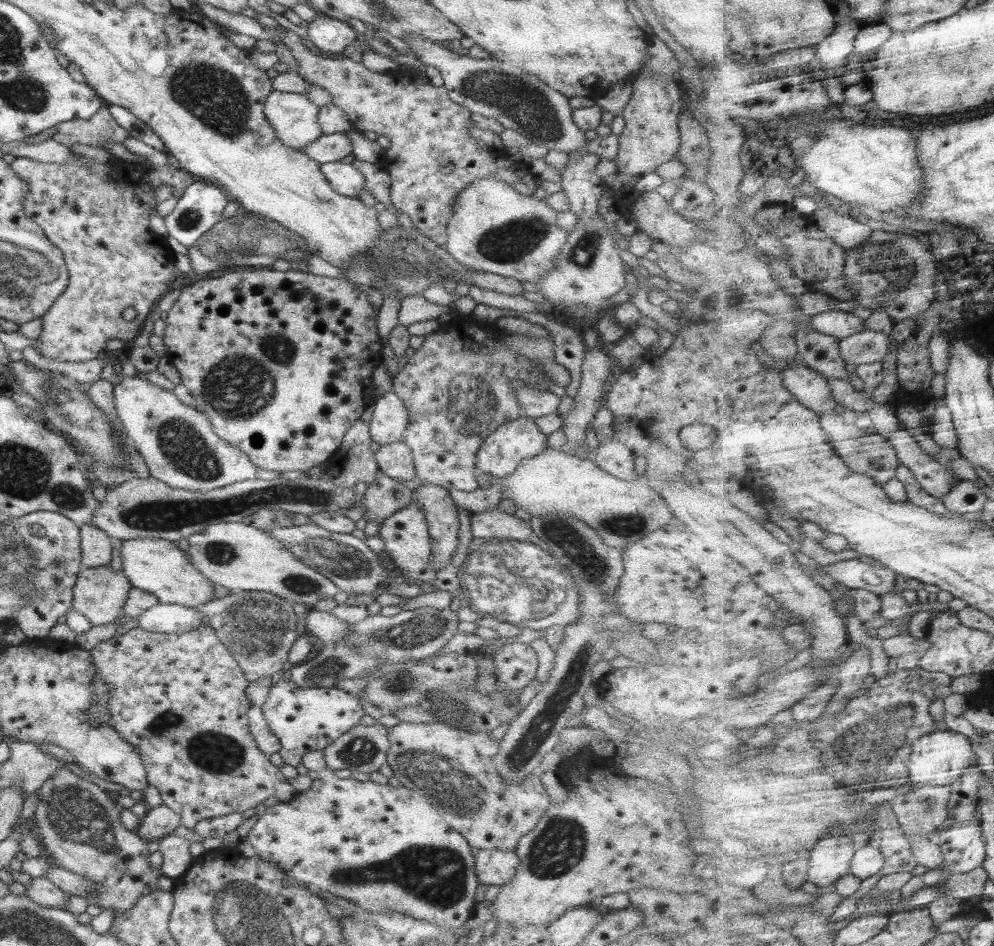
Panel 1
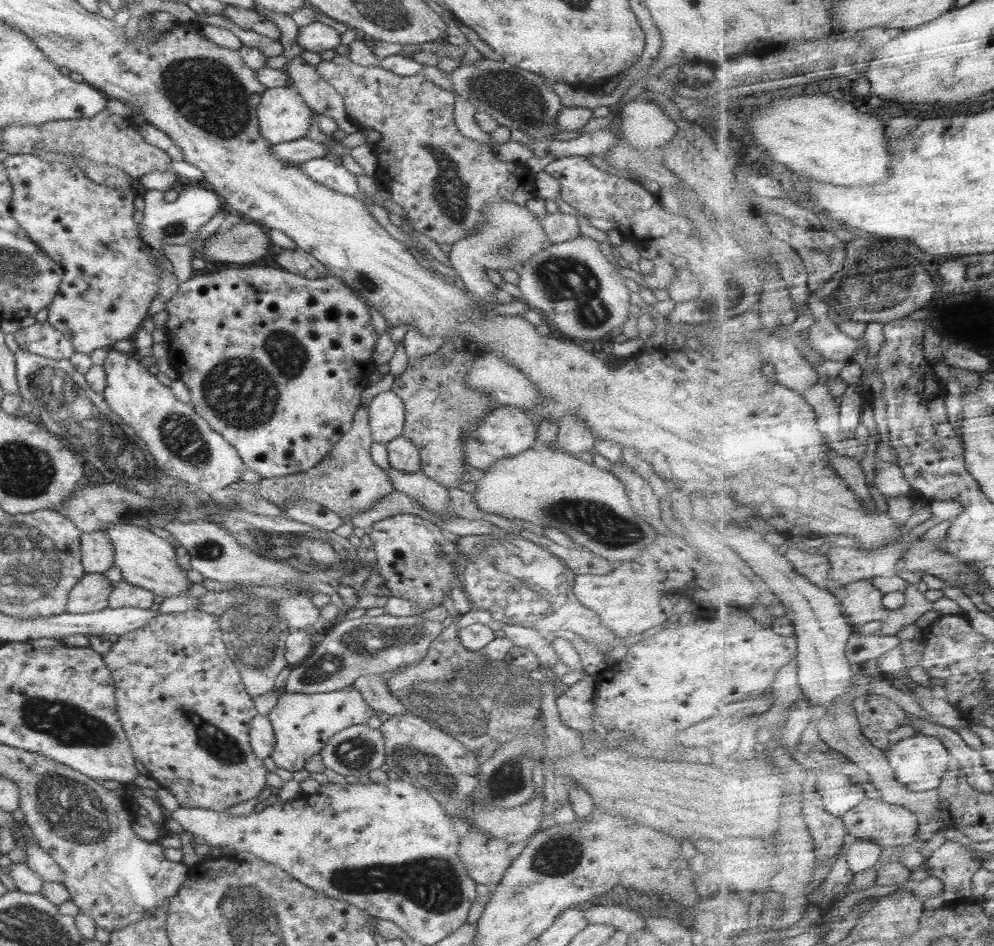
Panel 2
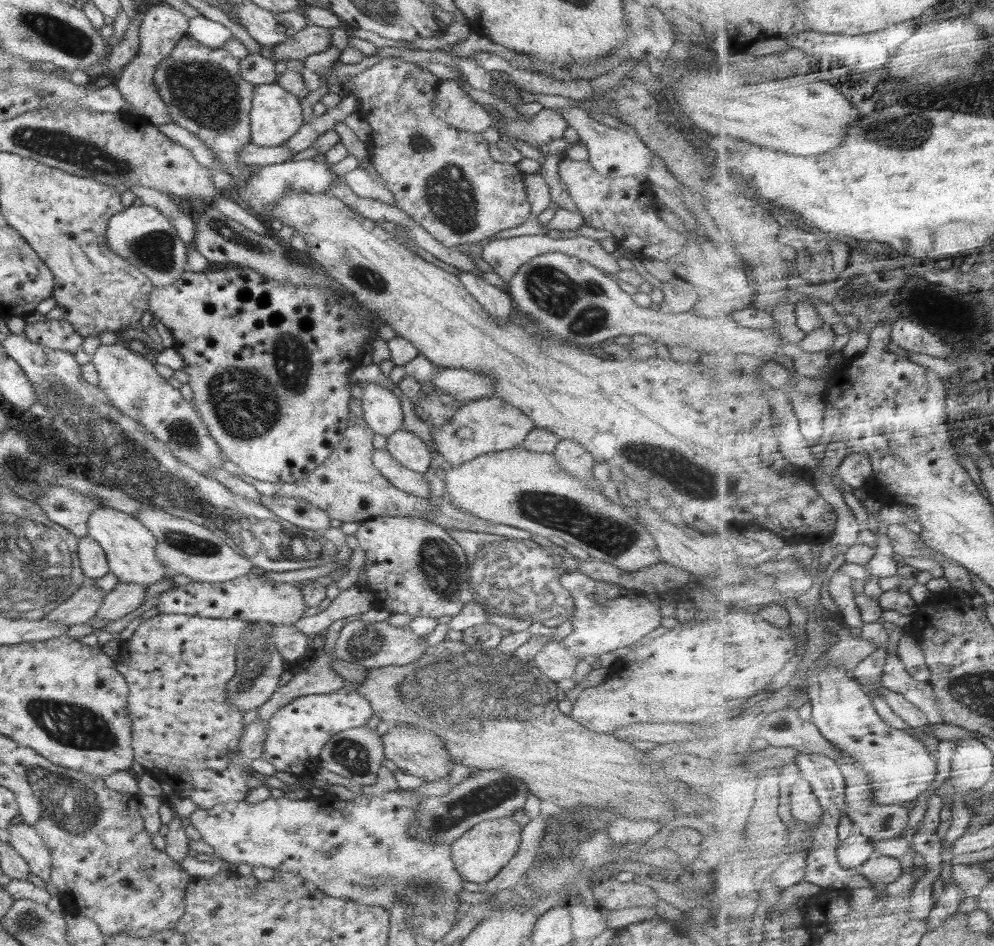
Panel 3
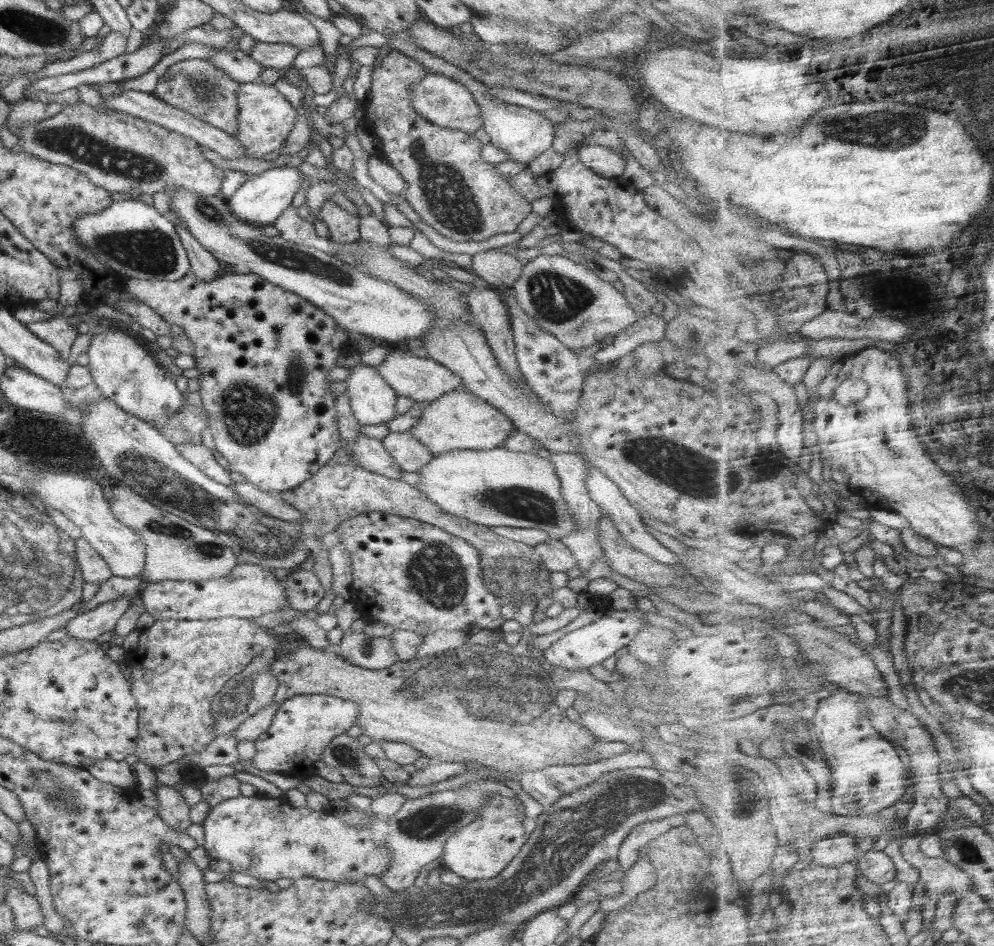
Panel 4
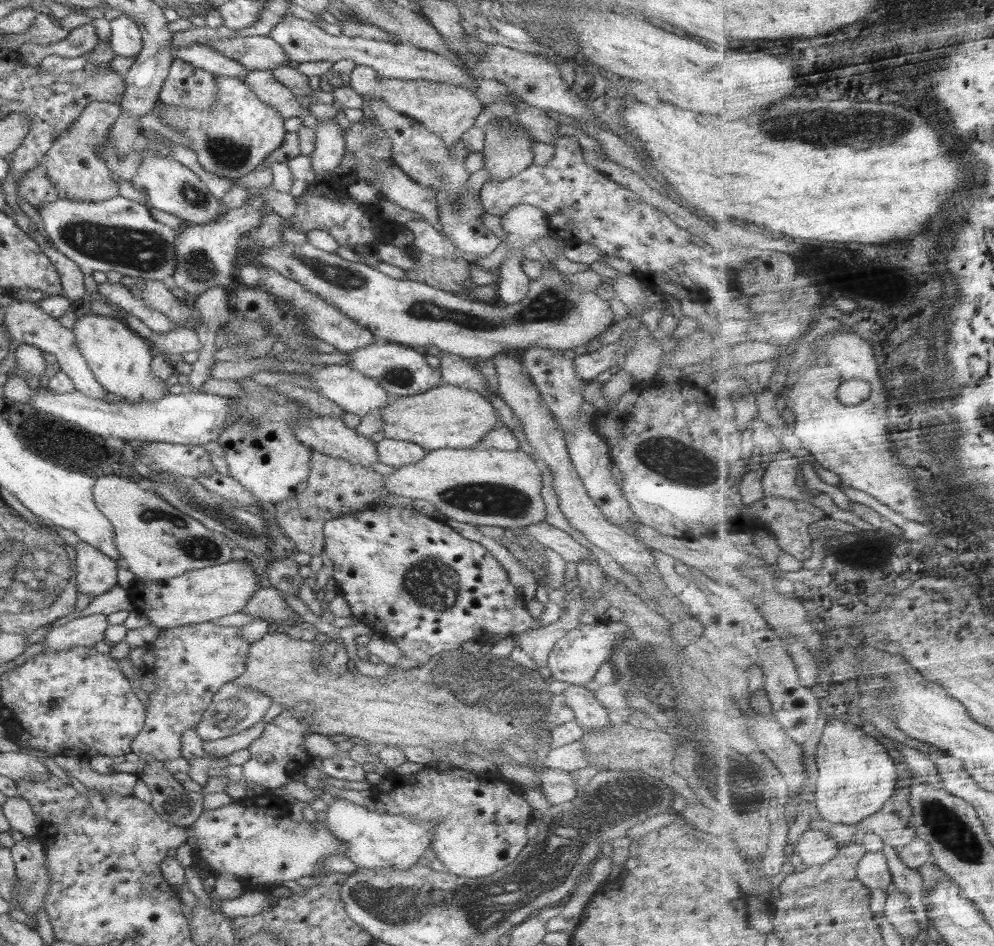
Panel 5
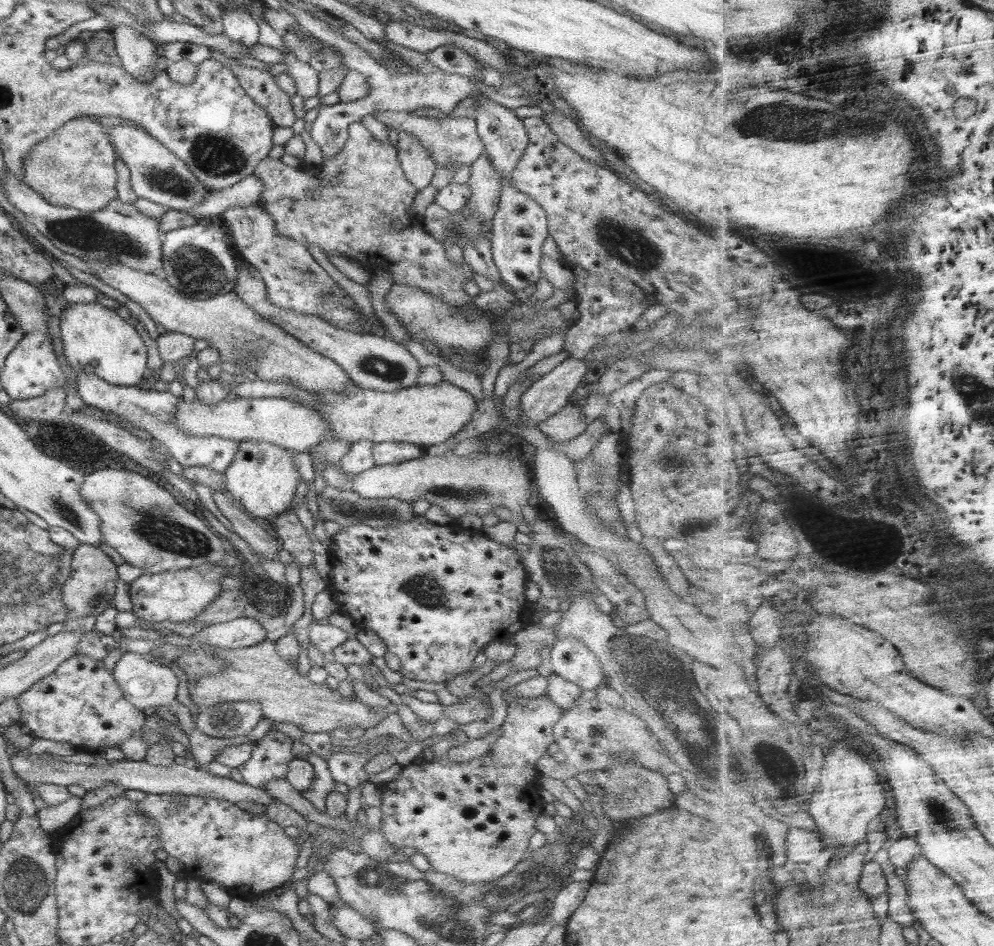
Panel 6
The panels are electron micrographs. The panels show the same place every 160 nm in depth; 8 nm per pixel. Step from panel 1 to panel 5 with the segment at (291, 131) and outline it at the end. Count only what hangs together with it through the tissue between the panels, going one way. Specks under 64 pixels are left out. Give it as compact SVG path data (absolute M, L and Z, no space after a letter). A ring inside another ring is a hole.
M214 78L217 82L217 99L210 112L199 114L184 106L161 102L163 110L159 112L158 120L178 130L188 140L189 148L196 152L198 162L206 172L219 177L244 179L246 174L260 168L268 155L282 145L289 125L276 109L253 94L244 79Z

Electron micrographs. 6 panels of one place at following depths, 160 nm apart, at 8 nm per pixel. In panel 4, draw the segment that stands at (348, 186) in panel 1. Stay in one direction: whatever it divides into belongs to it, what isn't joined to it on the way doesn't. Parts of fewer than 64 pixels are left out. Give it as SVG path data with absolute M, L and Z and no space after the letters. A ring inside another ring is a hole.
M284 165L251 175L247 181L227 200L232 214L241 221L260 228L272 225L292 204L292 199L300 188L302 171L296 167Z

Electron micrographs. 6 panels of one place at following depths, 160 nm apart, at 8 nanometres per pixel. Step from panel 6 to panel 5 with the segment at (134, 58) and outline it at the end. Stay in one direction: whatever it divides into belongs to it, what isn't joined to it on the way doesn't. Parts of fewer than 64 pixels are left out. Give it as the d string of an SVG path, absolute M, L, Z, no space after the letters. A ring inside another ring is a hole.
M121 16L110 22L111 49L119 57L138 56L143 48L139 26L128 17Z

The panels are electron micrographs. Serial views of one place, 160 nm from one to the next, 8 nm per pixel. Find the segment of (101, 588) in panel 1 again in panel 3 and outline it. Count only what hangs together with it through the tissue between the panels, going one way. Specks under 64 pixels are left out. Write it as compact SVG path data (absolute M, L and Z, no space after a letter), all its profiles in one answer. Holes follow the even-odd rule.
M85 577L82 586L73 592L66 602L52 610L45 619L69 628L86 623L98 613L104 597L105 594L93 579Z

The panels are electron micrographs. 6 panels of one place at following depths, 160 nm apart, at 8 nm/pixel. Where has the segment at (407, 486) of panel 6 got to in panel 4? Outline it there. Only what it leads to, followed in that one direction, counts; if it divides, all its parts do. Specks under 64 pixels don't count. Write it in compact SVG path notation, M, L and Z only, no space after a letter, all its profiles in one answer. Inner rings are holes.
M494 447L490 450L452 450L433 456L428 464L418 471L419 485L416 489L422 496L432 500L440 510L470 520L472 523L489 526L509 526L510 528L532 528L548 533L554 539L564 539L576 531L577 524L560 496L560 482L553 465L537 453L508 450Z

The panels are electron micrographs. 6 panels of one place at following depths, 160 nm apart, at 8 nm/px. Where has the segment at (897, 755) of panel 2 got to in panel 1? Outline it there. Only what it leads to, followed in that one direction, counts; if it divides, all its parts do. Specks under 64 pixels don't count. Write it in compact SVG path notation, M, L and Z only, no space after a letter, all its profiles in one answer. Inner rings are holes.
M951 730L936 731L920 738L913 747L913 755L908 763L911 784L916 786L946 786L956 782L960 777L972 771L976 763L974 742L970 737Z

